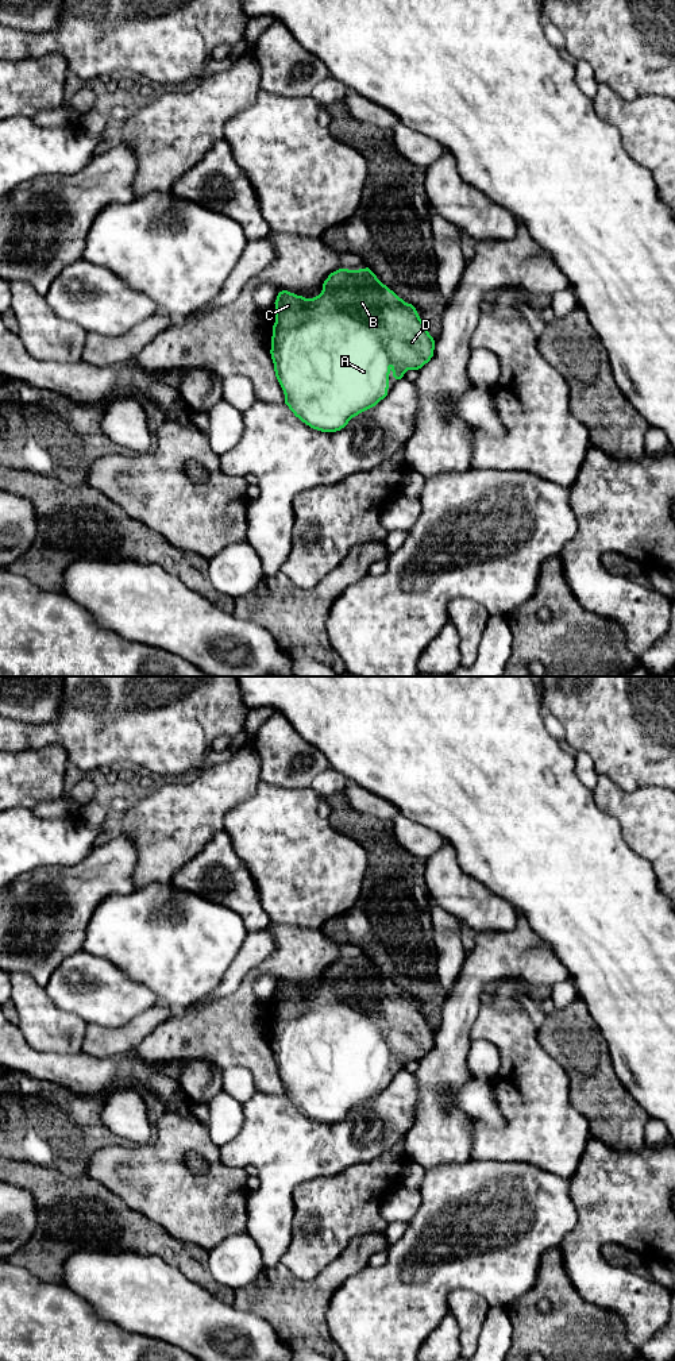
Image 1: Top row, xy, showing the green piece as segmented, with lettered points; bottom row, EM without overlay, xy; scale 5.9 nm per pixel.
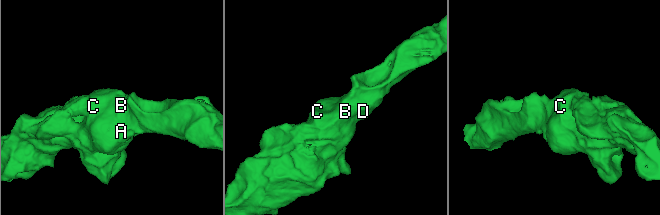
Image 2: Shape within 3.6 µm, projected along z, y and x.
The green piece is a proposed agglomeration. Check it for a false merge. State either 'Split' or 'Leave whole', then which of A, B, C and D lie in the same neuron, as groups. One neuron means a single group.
Leave whole. Groups: A B C D

